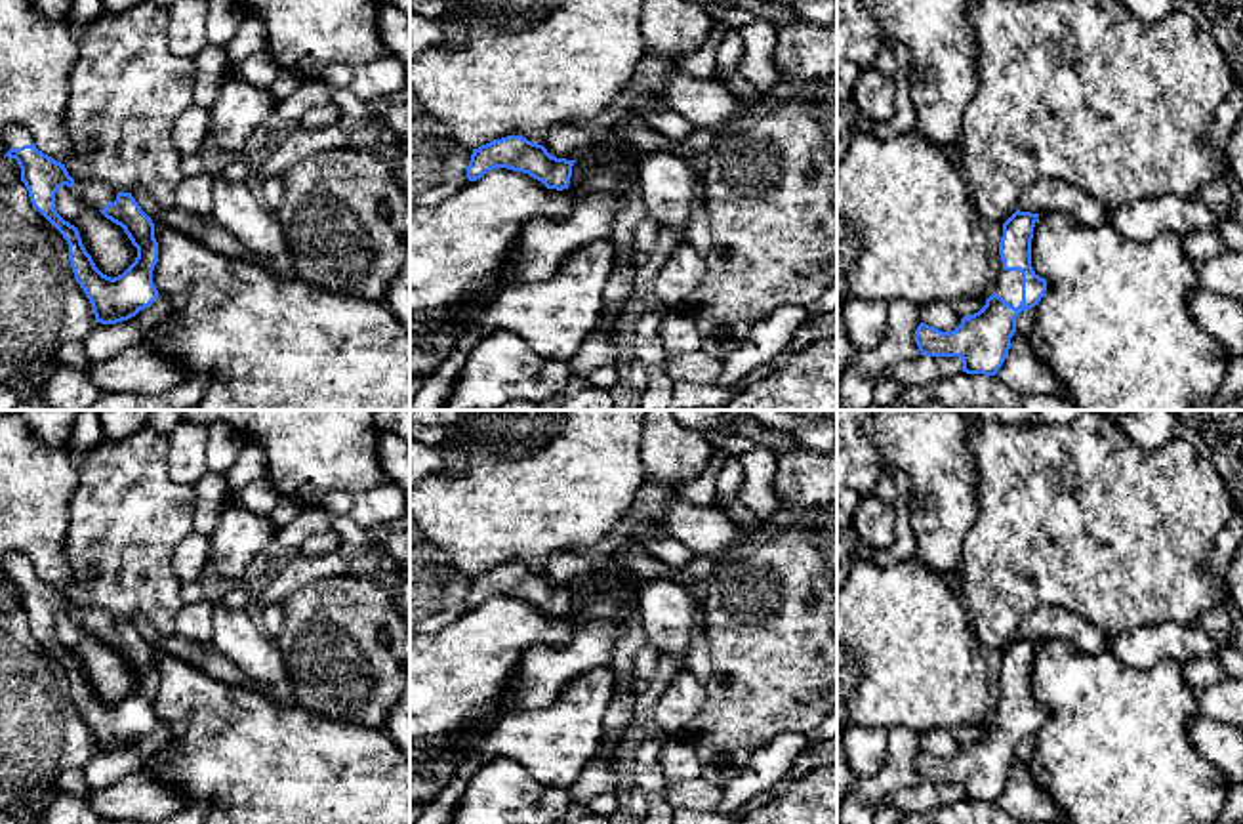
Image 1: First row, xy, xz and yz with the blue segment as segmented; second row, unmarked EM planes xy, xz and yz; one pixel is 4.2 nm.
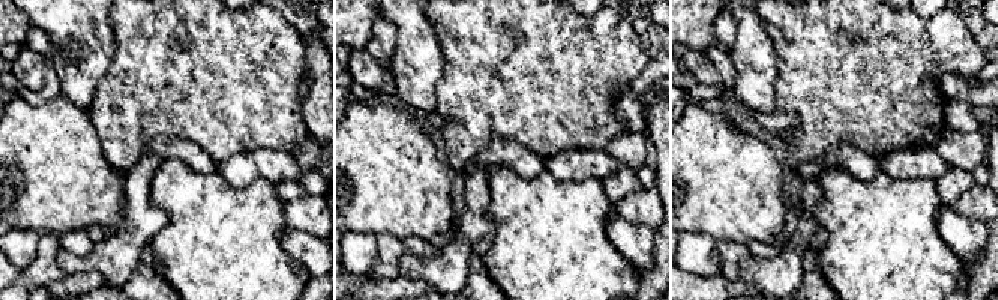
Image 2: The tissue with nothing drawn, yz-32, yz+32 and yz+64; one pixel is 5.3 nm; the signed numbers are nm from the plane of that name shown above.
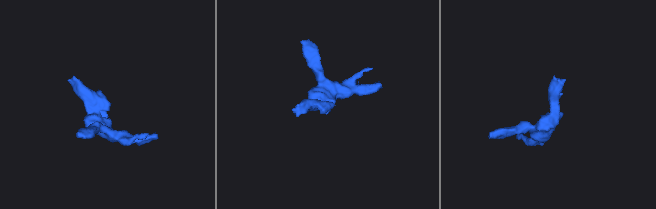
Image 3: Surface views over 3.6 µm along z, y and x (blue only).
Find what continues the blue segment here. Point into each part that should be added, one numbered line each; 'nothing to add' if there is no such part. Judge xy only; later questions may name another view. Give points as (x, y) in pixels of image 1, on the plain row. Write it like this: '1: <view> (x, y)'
1: xy (14, 563)

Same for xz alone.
nothing to add

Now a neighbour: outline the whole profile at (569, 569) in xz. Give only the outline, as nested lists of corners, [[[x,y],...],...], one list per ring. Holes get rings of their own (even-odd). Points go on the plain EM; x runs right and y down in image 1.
[[[555,551],[549,555],[543,574],[551,584],[578,587],[595,574],[597,566],[591,559],[576,551]]]

